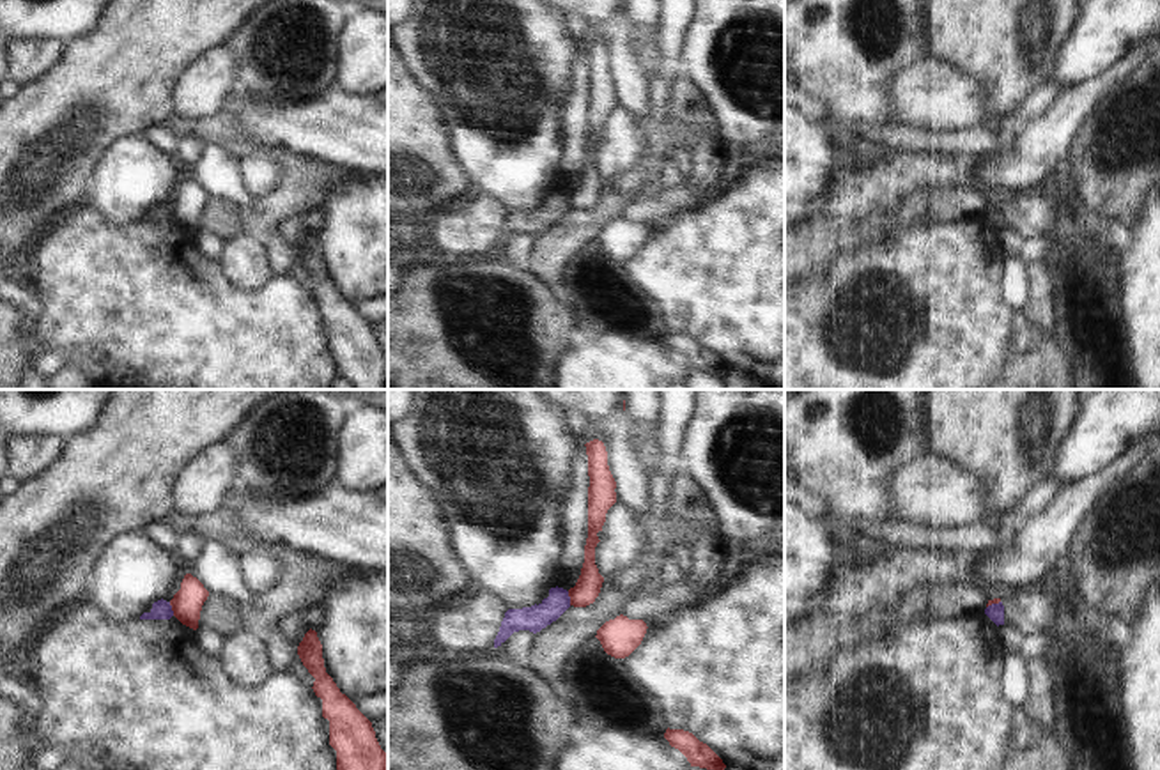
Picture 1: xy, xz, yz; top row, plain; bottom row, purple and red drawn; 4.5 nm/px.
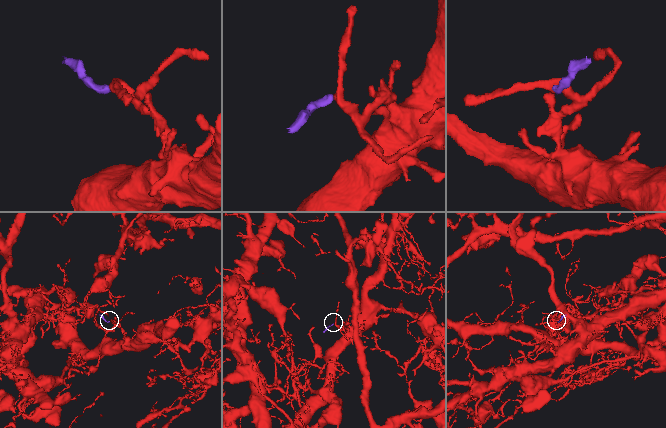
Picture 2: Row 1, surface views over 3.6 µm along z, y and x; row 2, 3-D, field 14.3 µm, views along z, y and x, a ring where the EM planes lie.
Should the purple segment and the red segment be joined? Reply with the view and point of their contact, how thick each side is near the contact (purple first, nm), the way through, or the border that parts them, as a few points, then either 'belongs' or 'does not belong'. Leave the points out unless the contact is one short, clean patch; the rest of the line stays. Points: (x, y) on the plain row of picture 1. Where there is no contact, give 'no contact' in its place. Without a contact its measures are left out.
xy (170, 213) | 90/140 nm | along xy (169, 206), (174, 218) | does not belong

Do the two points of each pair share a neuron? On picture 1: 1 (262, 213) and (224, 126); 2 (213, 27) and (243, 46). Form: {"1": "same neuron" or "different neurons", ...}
{"1": "same neuron", "2": "different neurons"}

